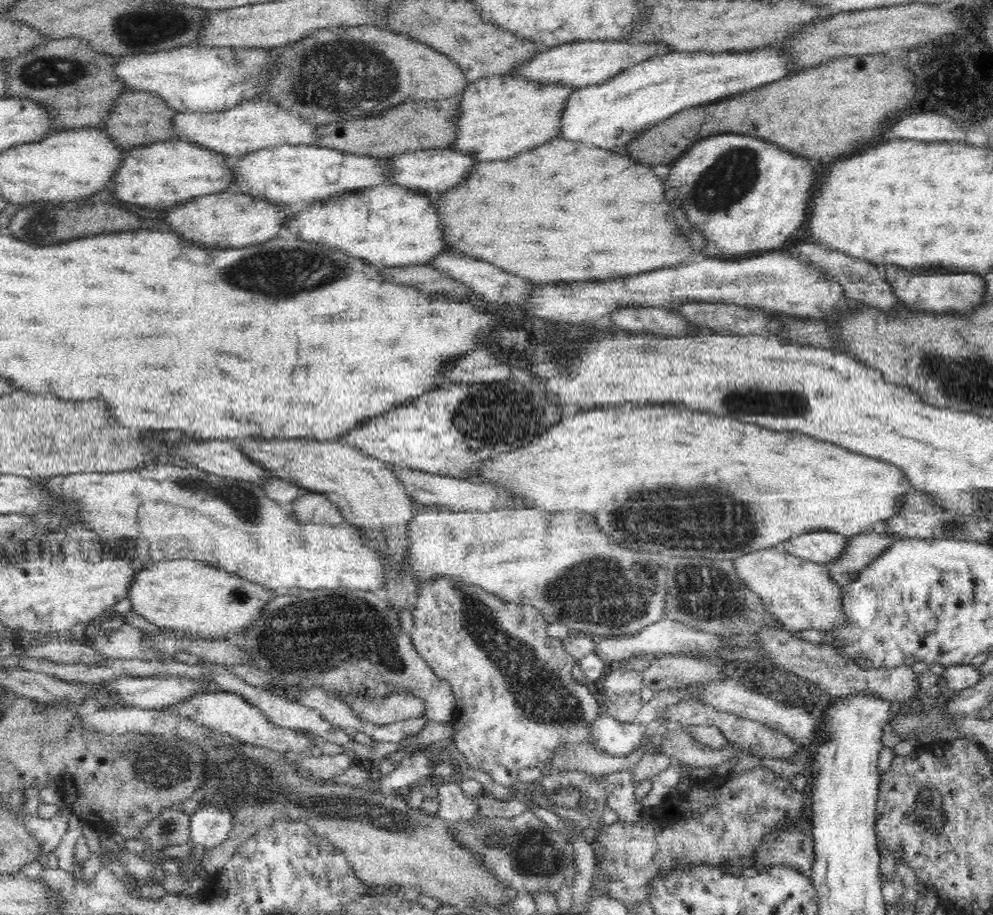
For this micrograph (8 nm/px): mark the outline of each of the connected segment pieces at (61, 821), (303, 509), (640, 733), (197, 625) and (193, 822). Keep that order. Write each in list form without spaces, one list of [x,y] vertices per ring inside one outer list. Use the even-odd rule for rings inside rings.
[[[63,804],[52,818],[42,819],[29,813],[24,816],[24,823],[28,825],[30,833],[39,838],[45,855],[58,847],[63,836],[68,832],[68,828],[70,828],[70,818],[74,813],[75,811],[71,806]]]
[[[303,491],[292,501],[289,509],[302,523],[326,522],[337,525],[345,521],[343,512],[324,493]]]
[[[604,709],[590,723],[588,737],[602,753],[626,756],[646,740],[647,727],[638,722],[619,722]]]
[[[164,559],[146,563],[143,566],[143,570],[138,574],[132,588],[130,588],[128,598],[131,601],[132,612],[139,614],[139,617],[145,618],[161,630],[178,629],[192,633],[196,639],[216,640],[227,639],[227,634],[245,633],[248,626],[256,624],[262,618],[266,604],[283,592],[268,588],[258,581],[248,580],[238,573],[214,567],[208,561]]]
[[[214,804],[202,806],[190,818],[190,843],[201,852],[223,844],[229,838],[234,820],[232,808]]]

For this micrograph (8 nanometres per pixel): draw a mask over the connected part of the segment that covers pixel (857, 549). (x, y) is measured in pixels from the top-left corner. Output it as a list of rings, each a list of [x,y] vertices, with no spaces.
[[[880,529],[852,536],[842,558],[828,565],[832,579],[842,586],[858,580],[860,572],[868,568],[876,558],[880,558],[888,548],[903,540],[902,535],[882,532]]]

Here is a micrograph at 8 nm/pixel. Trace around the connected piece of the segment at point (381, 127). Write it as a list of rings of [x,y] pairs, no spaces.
[[[461,95],[438,100],[416,100],[388,108],[382,116],[320,124],[318,142],[315,146],[385,158],[404,152],[450,149],[458,138],[460,116],[462,116]]]

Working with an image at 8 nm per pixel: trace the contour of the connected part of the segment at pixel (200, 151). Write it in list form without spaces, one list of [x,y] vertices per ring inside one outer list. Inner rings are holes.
[[[182,138],[156,142],[124,154],[124,162],[116,178],[112,178],[114,190],[110,192],[122,202],[164,208],[167,212],[172,206],[183,205],[200,196],[230,191],[230,186],[236,182],[232,161],[235,159]]]

